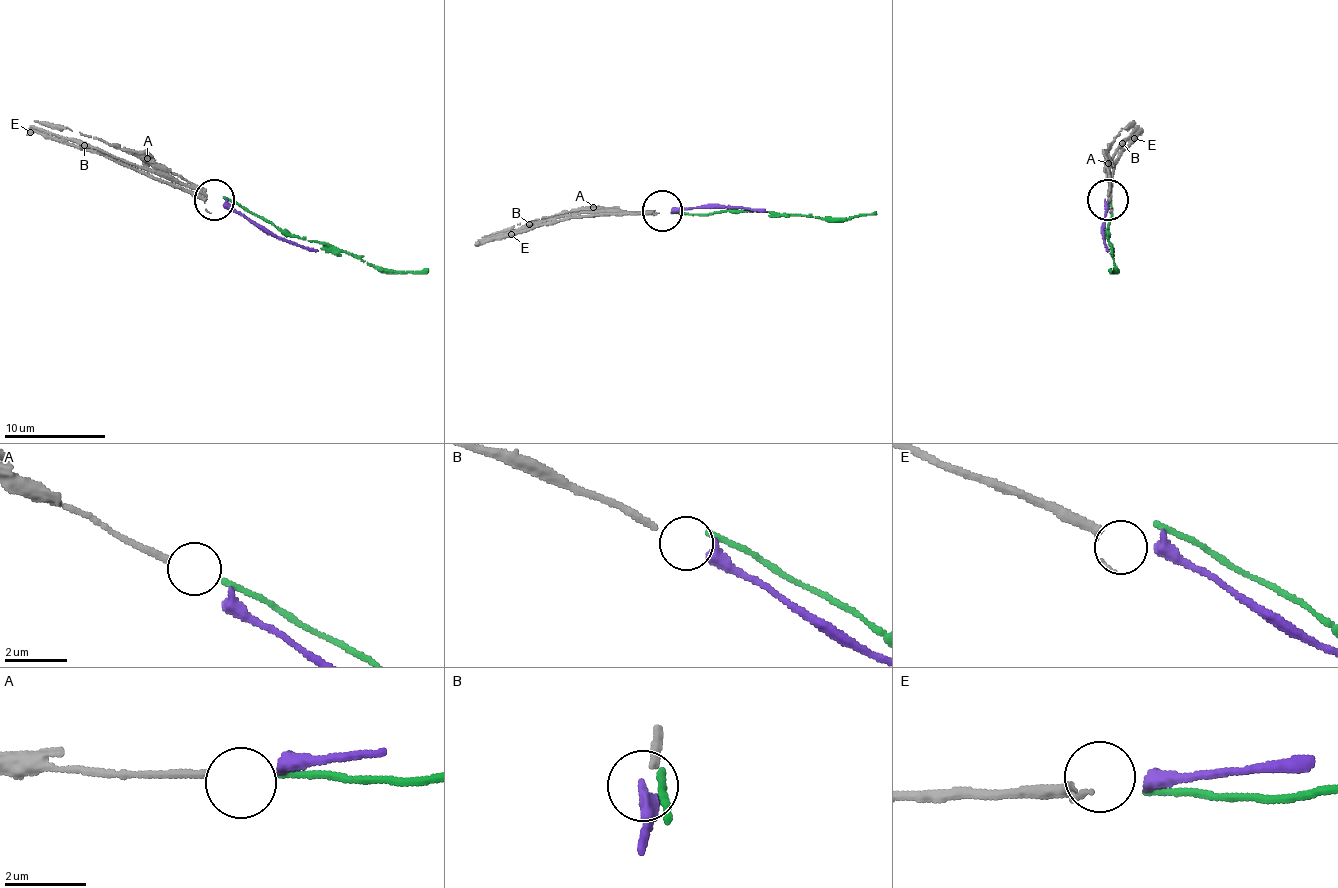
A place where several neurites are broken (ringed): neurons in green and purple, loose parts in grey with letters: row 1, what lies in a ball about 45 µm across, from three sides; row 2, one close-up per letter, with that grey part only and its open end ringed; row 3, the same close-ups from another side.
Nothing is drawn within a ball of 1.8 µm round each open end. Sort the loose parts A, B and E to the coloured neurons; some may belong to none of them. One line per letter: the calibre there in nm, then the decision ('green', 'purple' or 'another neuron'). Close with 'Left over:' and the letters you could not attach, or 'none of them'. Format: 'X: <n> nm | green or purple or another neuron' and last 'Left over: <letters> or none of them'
A: 190 nm | green
B: 200 nm | purple
E: 150 nm | another neuron
Left over: E

